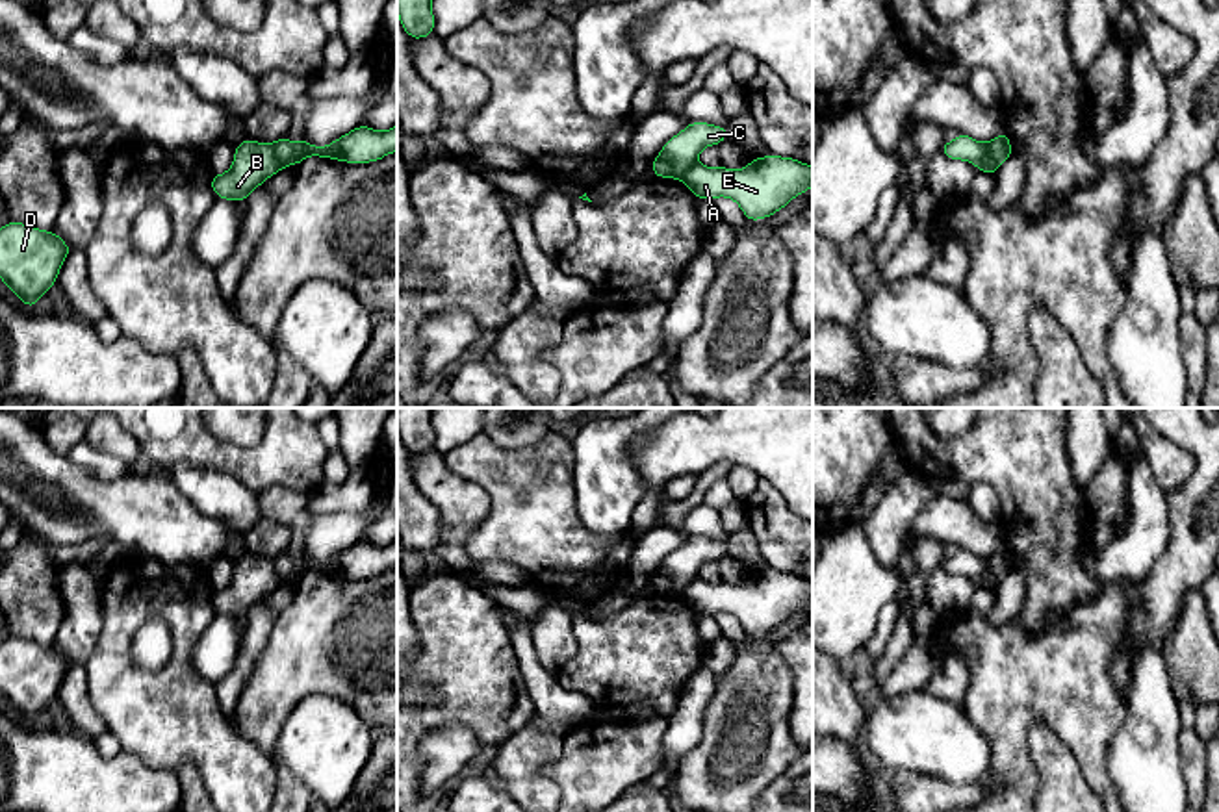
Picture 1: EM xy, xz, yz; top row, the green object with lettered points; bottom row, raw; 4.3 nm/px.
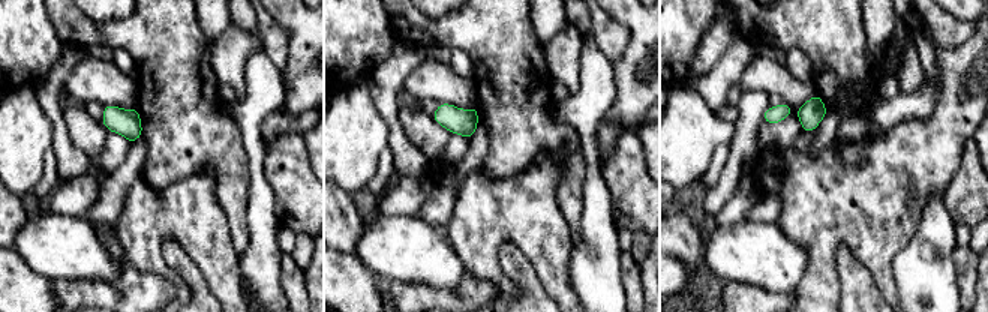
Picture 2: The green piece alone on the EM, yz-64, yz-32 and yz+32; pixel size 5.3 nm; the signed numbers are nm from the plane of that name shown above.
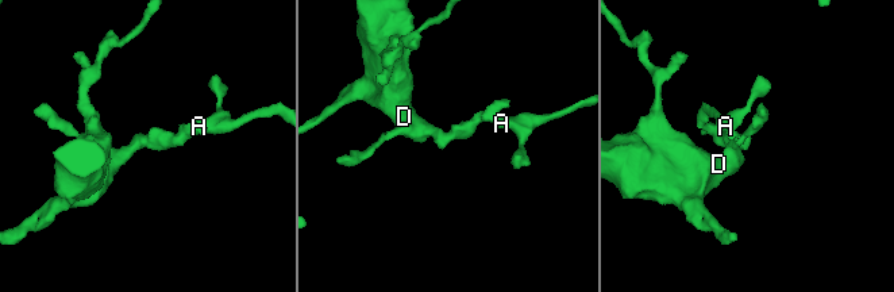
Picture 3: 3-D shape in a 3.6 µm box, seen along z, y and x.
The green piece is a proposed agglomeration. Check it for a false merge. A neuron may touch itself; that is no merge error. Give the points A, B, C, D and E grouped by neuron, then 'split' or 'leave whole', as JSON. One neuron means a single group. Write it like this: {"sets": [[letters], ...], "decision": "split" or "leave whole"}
{"sets": [["A", "E"], ["B", "C", "D"]], "decision": "split"}

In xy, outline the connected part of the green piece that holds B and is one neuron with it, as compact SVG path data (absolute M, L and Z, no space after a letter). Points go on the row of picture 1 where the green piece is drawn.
M243 139L234 150L232 167L225 174L213 174L210 184L217 198L239 202L278 171L273 143Z

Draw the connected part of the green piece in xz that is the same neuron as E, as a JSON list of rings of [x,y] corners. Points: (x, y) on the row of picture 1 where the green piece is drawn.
[[[768,154],[744,169],[694,167],[681,180],[696,198],[735,200],[748,221],[766,219],[813,187],[813,165]]]

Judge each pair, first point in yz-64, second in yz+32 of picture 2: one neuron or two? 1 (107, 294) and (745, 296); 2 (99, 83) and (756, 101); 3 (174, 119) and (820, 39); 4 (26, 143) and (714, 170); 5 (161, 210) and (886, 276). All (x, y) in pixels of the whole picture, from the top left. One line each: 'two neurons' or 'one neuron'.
1: one neuron
2: two neurons
3: one neuron
4: two neurons
5: one neuron

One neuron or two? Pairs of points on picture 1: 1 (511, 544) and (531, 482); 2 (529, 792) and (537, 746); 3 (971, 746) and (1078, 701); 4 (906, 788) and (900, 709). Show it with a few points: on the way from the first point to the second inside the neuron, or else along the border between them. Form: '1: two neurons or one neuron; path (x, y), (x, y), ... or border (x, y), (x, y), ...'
1: one neuron; path (522, 529), (531, 520), (531, 497)
2: one neuron; path (529, 781), (529, 757)
3: two neurons; border (962, 705), (989, 742), (989, 768)
4: two neurons; border (897, 770), (934, 773), (947, 779)

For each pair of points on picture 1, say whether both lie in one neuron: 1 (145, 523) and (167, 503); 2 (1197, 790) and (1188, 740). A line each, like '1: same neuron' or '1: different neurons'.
1: same neuron
2: same neuron

